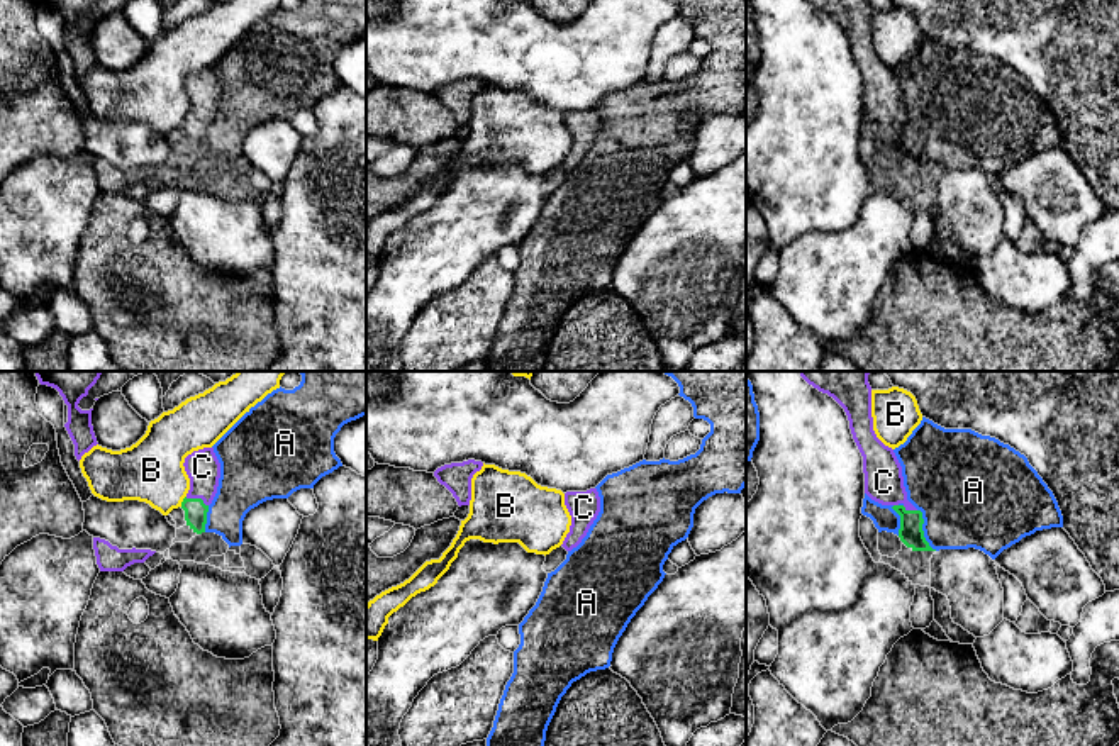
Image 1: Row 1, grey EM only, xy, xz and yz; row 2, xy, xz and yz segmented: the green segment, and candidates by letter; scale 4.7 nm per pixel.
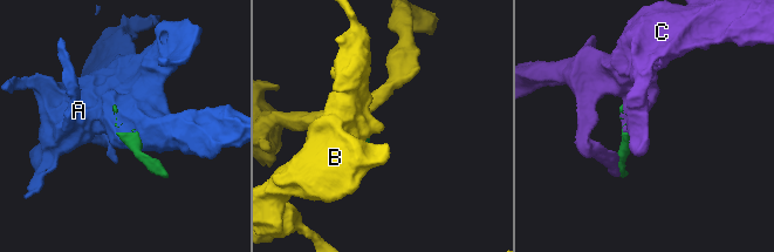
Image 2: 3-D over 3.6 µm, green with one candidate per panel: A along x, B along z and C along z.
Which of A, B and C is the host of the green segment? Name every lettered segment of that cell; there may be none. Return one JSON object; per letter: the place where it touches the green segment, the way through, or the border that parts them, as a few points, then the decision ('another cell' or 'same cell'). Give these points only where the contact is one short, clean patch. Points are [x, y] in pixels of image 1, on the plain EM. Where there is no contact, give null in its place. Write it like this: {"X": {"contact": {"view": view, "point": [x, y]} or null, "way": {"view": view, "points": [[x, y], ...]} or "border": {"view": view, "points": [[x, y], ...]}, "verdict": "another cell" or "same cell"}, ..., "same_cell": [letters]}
{"A": {"contact": {"view": "yz", "point": [923, 151]}, "border": {"view": "yz", "points": [[918, 129], [923, 139], [923, 156], [936, 170]]}, "verdict": "another cell"}, "B": {"contact": {"view": "xy", "point": [183, 121]}, "verdict": "another cell"}, "C": {"contact": {"view": "xy", "point": [197, 119]}, "verdict": "same cell"}, "same_cell": ["C"]}

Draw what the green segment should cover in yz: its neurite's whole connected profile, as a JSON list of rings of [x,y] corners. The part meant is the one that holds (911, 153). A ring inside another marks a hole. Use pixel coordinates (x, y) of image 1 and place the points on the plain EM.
[[[868,0],[805,2],[844,29],[853,59],[863,76],[865,114],[882,125],[890,125],[900,136],[900,161],[912,171],[936,171],[924,158],[922,132],[907,120],[902,86],[894,70],[885,66],[873,51]]]

